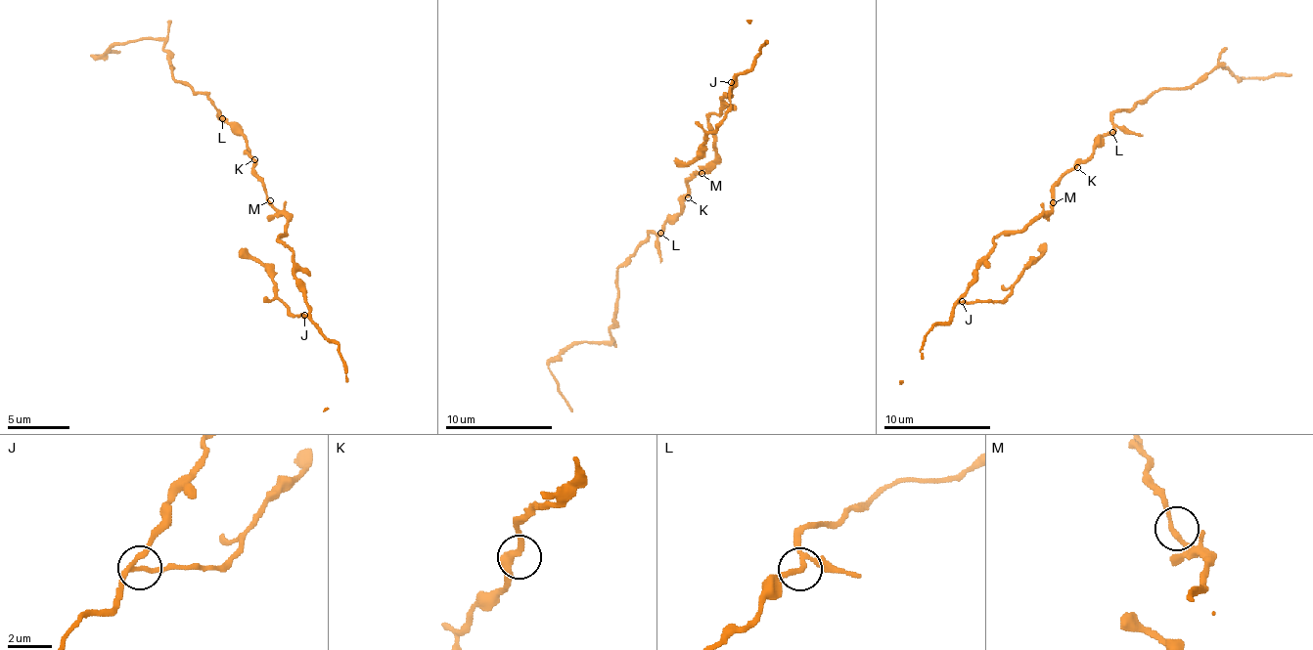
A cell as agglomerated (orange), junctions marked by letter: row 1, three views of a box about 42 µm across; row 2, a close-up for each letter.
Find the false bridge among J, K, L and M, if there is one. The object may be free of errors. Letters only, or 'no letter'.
L

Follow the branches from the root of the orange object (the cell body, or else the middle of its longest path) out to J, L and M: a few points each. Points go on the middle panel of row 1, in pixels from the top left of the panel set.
J: (685, 194), (691, 179), (714, 157), (709, 117), (723, 109), (723, 99), (731, 82)
L: (685, 194), (683, 211), (661, 233)
M: (685, 194), (691, 179), (701, 173)

